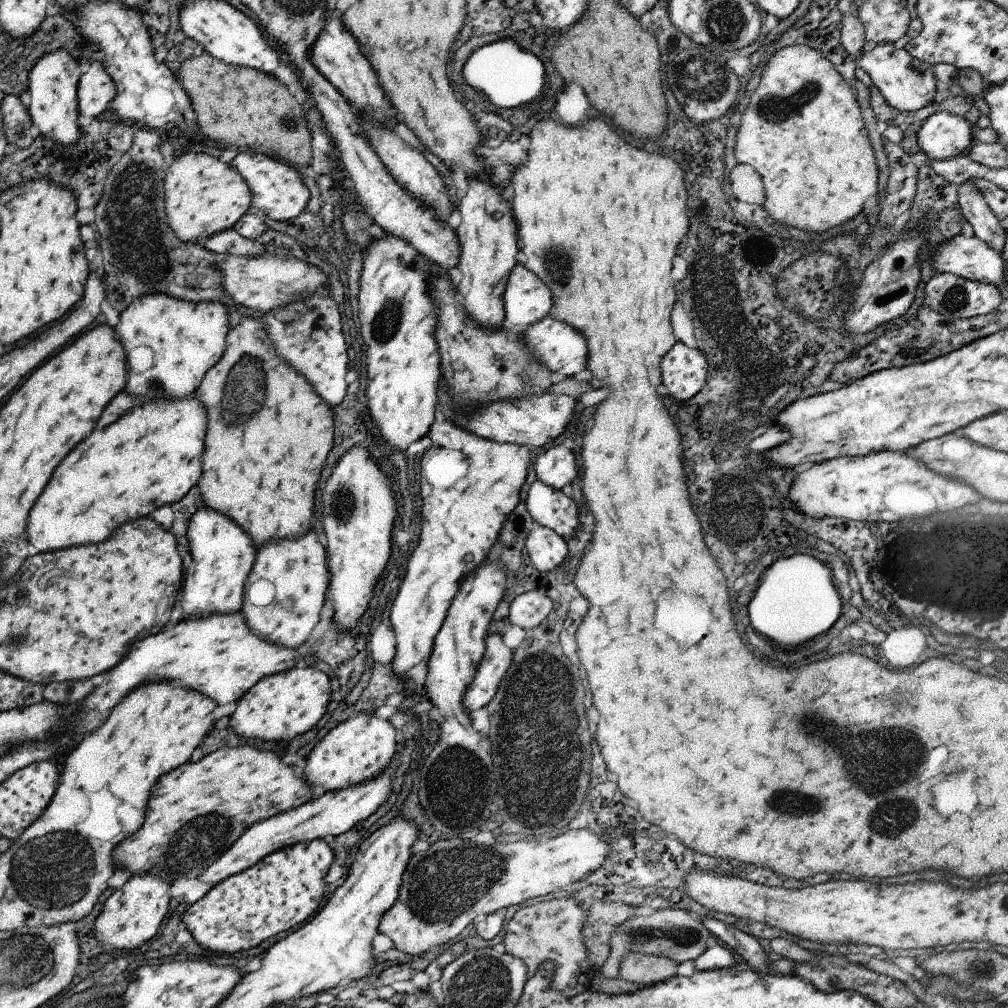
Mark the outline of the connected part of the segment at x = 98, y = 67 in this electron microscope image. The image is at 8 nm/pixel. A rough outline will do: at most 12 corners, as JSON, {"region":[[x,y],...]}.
{"region":[[101,60],[81,76],[81,116],[105,112],[117,86]]}

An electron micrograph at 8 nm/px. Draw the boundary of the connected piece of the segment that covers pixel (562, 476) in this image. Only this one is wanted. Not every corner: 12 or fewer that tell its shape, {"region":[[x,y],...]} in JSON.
{"region":[[561,444],[533,462],[537,482],[559,492],[577,476],[575,458]]}

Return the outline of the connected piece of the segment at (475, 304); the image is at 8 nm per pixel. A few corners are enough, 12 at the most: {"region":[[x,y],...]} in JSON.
{"region":[[467,178],[457,296],[501,328],[519,252],[509,194]]}

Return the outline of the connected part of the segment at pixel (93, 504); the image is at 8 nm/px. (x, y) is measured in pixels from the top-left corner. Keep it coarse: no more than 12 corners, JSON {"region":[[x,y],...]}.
{"region":[[123,390],[33,504],[37,552],[103,542],[203,476],[195,392]]}

